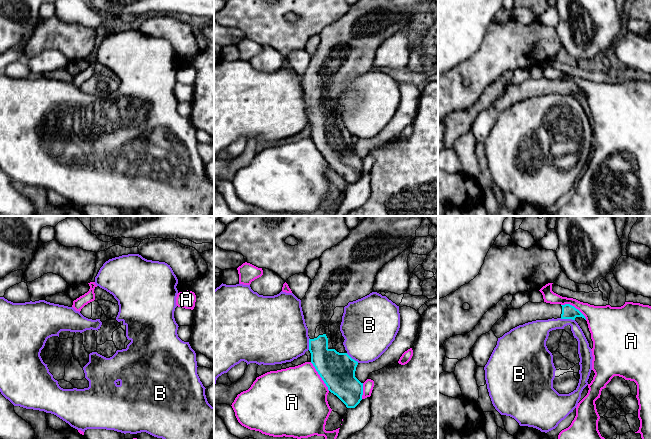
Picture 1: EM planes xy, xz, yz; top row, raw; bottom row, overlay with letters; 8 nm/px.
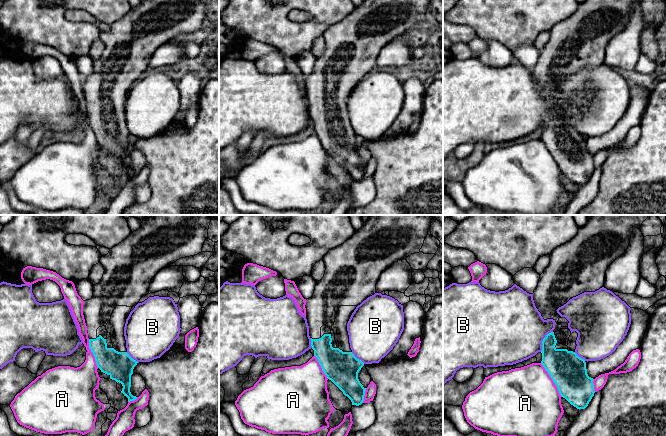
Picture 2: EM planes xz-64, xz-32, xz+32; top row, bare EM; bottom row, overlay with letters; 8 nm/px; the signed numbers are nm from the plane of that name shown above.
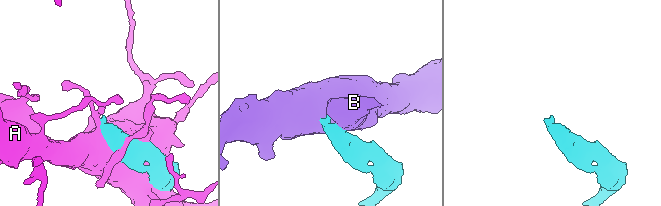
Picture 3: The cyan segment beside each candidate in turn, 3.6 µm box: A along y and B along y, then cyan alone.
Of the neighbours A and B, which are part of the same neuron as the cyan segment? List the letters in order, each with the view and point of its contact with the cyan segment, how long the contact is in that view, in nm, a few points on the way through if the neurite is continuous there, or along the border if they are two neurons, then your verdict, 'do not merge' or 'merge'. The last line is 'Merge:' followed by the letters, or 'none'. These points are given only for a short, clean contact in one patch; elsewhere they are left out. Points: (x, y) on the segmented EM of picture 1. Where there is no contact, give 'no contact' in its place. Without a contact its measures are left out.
A: xz (320, 376) | 280 nm | do not merge
B: yz (567, 318) | 120 nm | do not merge
Merge: none

